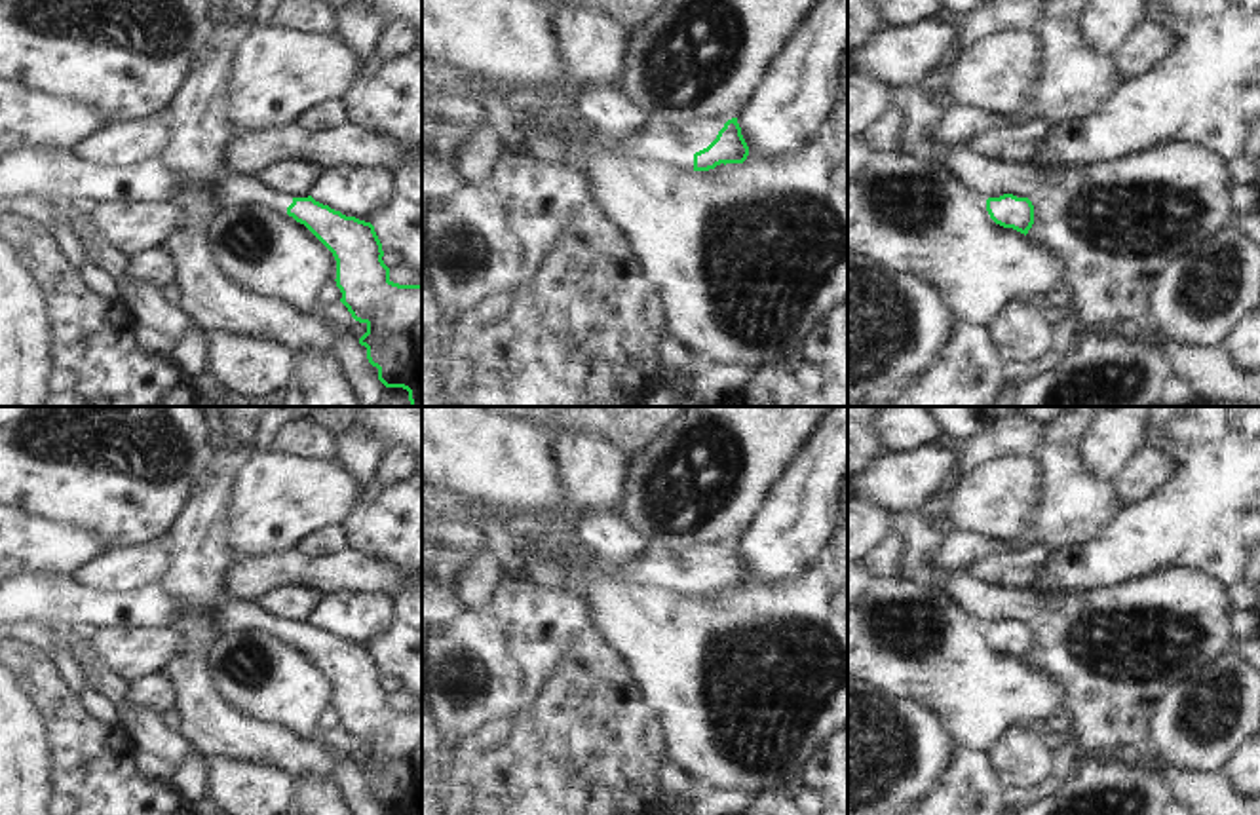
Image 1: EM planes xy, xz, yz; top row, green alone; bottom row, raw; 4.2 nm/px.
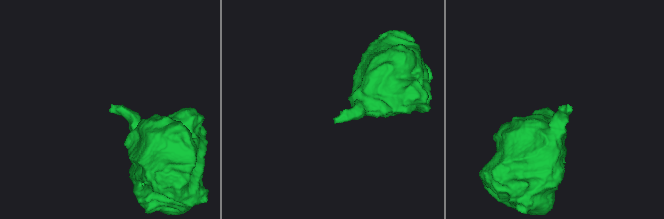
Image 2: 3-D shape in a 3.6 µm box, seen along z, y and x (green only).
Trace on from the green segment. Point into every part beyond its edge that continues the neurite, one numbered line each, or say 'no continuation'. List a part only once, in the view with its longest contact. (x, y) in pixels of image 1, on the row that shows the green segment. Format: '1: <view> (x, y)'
1: xz (565, 139)

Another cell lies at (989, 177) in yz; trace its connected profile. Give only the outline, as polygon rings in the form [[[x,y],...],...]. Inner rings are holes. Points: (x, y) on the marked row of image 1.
[[[971,146],[950,148],[939,158],[984,199],[1003,194],[1030,199],[1041,188],[1062,184],[1074,169],[1072,163],[1002,163],[975,152]]]

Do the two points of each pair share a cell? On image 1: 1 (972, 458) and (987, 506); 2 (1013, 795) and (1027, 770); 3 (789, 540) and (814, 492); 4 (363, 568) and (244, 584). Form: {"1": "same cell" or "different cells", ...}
{"1": "different cells", "2": "different cells", "3": "same cell", "4": "same cell"}

